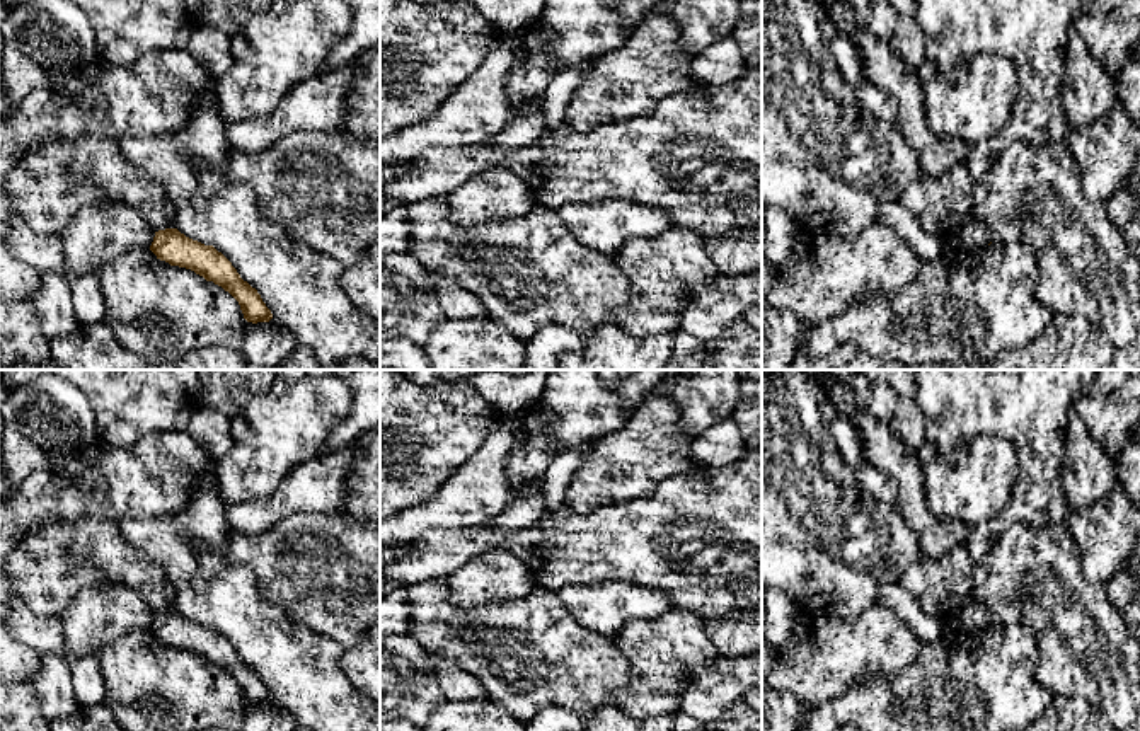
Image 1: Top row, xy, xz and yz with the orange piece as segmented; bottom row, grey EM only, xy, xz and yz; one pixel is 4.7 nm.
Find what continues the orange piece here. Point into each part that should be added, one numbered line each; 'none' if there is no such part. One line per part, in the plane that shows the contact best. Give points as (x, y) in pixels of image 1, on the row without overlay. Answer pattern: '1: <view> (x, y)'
none

